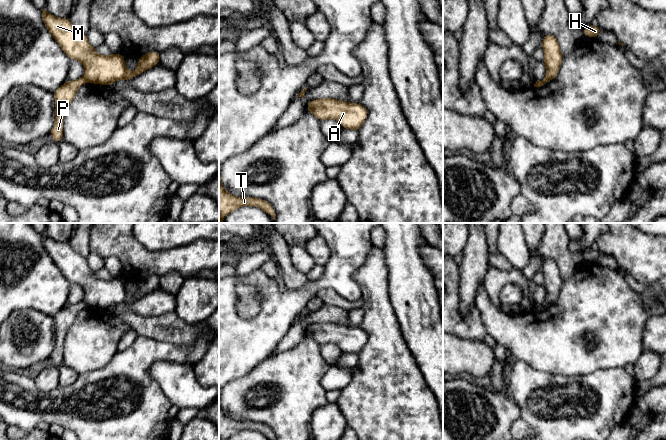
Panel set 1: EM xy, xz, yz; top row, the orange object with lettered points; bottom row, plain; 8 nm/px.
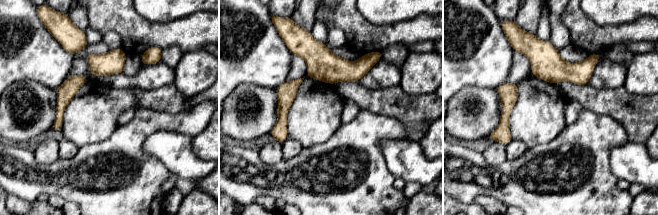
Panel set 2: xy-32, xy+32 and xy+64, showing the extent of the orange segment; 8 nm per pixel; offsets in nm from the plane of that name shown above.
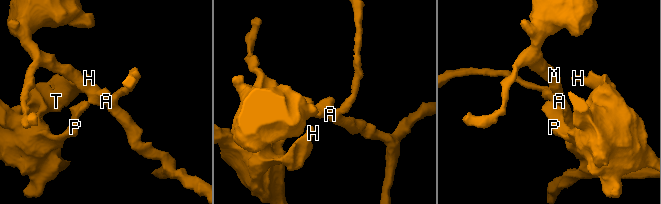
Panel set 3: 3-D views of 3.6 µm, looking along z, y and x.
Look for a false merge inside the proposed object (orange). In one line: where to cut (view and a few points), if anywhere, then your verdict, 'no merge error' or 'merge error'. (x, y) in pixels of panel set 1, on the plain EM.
cut xy (83, 300), (87, 305); merge error

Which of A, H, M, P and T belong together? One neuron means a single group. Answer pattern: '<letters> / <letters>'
A M / H P T

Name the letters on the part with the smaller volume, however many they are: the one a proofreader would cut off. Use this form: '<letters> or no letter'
H, P, T

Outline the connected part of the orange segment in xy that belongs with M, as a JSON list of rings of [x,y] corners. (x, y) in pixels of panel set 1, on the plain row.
[[[42,233],[42,244],[62,275],[71,284],[78,284],[83,288],[85,292],[83,301],[92,308],[110,310],[122,303],[130,305],[160,288],[160,276],[150,275],[138,282],[138,290],[129,297],[119,276],[109,280],[97,278],[96,272],[90,269],[86,258],[76,253],[68,241],[55,241]]]

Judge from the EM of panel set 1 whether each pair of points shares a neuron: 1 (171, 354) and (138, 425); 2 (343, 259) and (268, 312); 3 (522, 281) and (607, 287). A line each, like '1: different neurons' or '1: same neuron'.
1: same neuron
2: same neuron
3: different neurons

